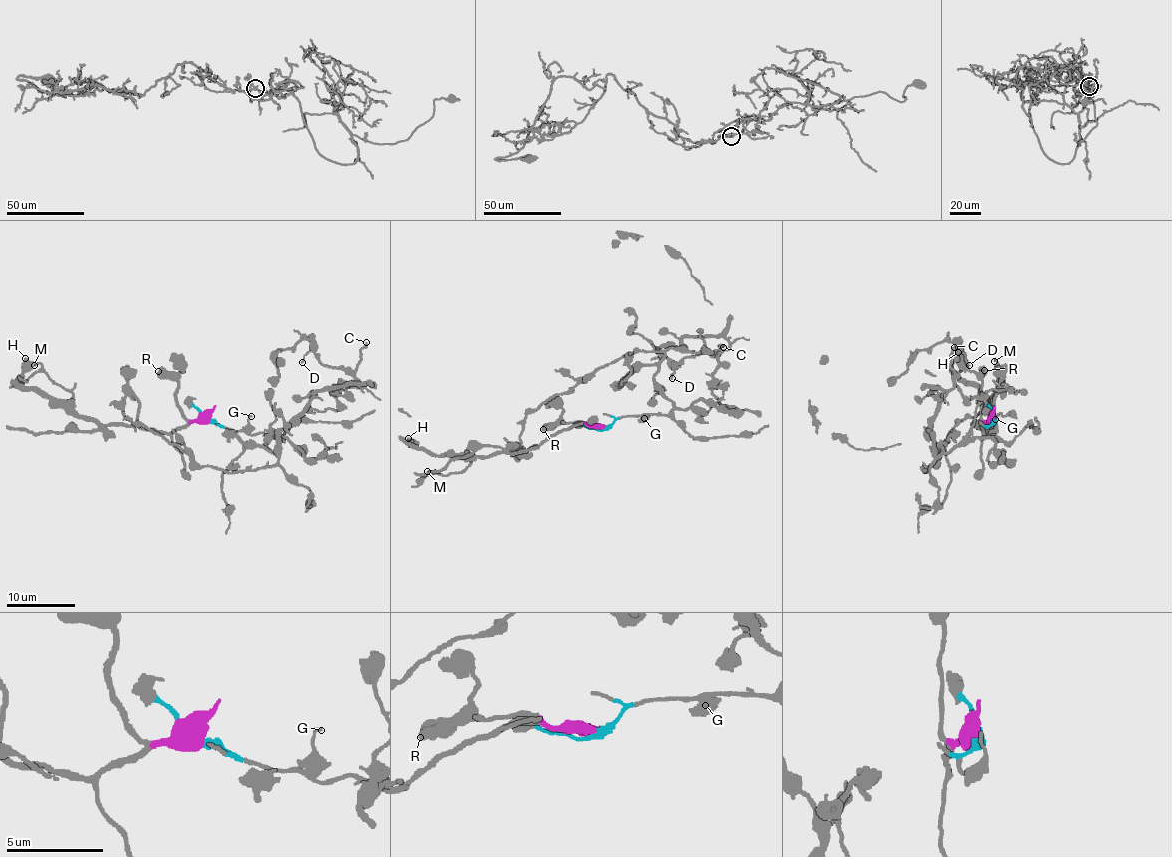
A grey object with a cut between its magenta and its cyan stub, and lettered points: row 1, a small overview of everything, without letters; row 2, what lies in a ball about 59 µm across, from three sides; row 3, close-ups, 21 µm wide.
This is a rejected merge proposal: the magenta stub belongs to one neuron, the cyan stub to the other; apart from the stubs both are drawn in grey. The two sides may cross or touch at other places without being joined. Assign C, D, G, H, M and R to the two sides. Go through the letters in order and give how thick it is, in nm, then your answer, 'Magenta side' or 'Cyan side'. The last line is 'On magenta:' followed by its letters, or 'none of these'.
C: Thickness 200 nm. Cyan side
D: Thickness 90 nm. Cyan side
G: Thickness 120 nm. Cyan side
H: Thickness 420 nm. Magenta side
M: Thickness 160 nm. Magenta side
R: Thickness 750 nm. Magenta side
On magenta: H, M, R

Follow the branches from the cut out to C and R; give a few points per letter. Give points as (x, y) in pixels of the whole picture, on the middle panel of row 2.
C: (602, 429), (669, 412), (655, 380), (661, 347), (723, 336), (722, 347)
R: (602, 427), (566, 422), (552, 423), (542, 430)

